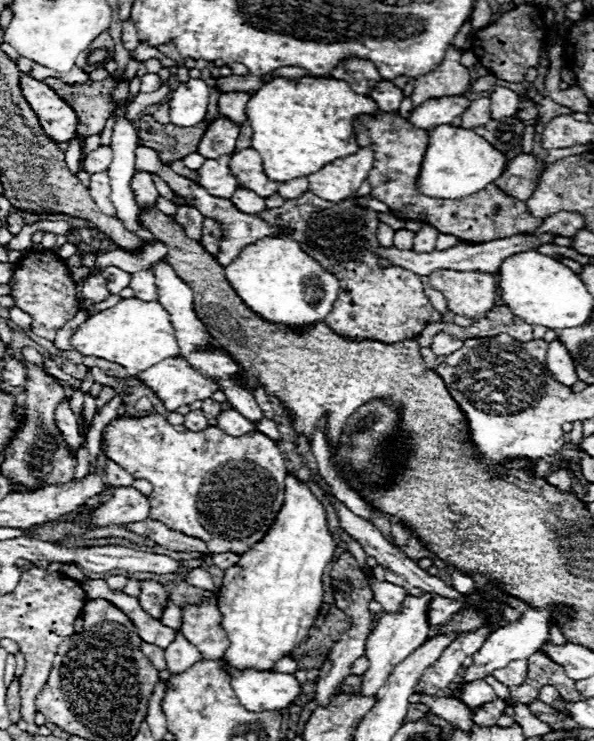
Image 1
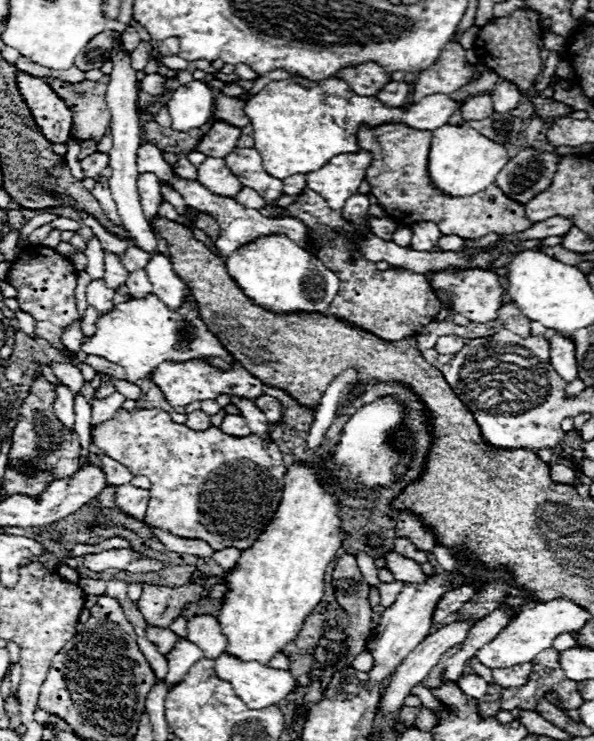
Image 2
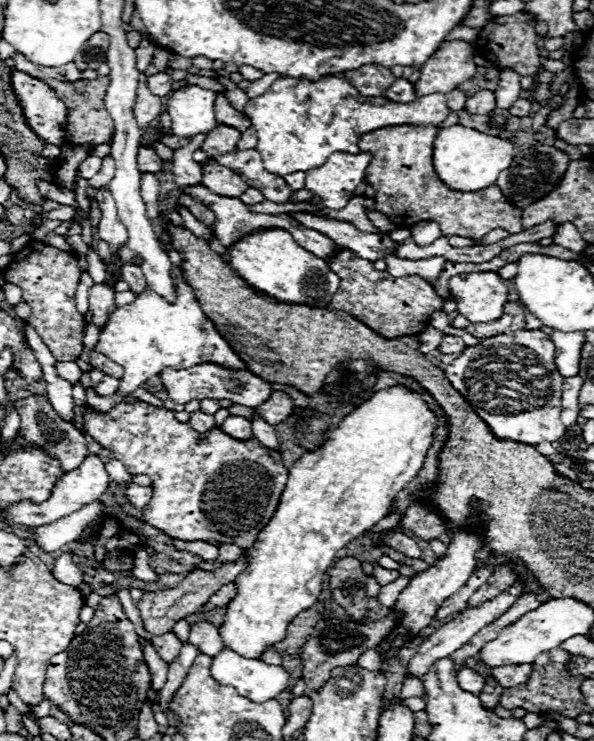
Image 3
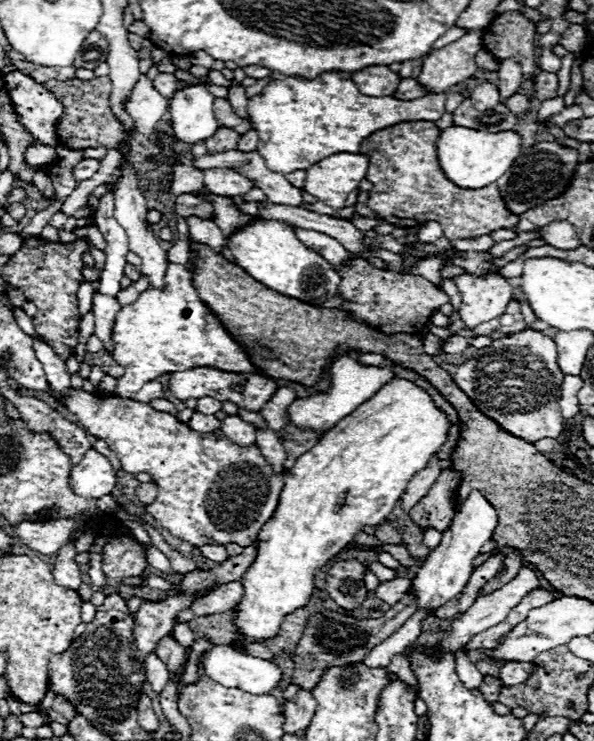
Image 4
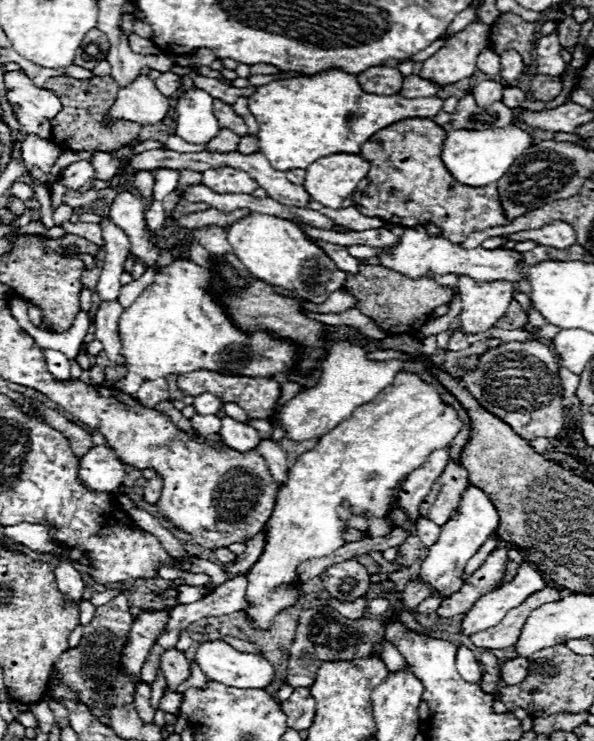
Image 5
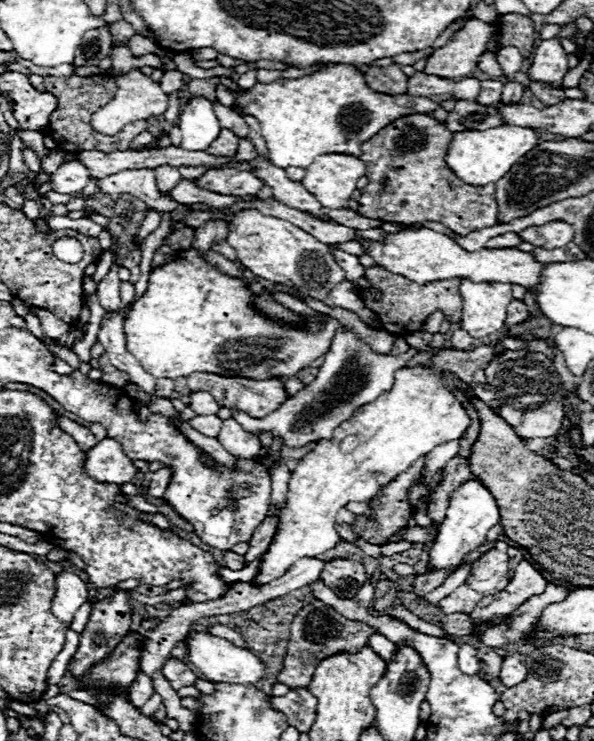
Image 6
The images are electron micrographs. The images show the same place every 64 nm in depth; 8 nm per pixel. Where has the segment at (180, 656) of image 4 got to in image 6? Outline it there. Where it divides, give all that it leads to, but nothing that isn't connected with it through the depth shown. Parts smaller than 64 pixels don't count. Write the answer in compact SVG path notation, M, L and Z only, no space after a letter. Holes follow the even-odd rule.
M168 658L164 668L162 668L162 674L166 676L166 680L170 682L170 686L174 690L180 690L184 686L192 686L194 680L196 680L196 674L178 658Z

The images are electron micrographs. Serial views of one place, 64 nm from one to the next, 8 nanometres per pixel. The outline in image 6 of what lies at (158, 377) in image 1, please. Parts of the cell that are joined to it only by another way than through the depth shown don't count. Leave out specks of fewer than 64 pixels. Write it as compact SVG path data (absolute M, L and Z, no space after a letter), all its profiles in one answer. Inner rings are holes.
M194 372L192 376L186 378L186 386L190 388L190 392L200 392L200 390L210 392L218 400L218 404L228 408L238 408L252 418L268 416L286 400L286 390L280 380L242 380L242 378L226 378L210 372Z

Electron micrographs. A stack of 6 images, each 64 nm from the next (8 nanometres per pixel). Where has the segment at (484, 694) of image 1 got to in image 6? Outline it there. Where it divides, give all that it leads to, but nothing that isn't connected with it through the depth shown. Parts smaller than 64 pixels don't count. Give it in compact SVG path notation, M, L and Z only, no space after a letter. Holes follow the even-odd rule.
M460 644L460 652L458 652L458 668L472 676L472 674L480 674L480 660L476 656L476 648L468 646L468 644Z

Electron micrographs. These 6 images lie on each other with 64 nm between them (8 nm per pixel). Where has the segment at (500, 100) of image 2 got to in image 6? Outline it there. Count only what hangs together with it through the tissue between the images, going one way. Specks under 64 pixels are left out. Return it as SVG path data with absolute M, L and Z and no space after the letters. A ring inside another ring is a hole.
M514 46L500 48L500 50L496 52L496 58L498 58L498 64L500 64L500 68L502 68L502 72L504 72L506 78L512 76L512 74L516 74L516 72L520 72L522 62L524 62L522 54L520 54L518 48L514 48Z

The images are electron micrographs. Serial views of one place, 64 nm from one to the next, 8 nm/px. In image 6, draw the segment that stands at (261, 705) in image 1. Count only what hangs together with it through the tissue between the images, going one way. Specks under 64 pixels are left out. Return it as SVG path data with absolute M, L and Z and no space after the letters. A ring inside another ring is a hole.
M190 634L188 636L188 654L190 662L196 664L200 674L204 674L210 682L226 682L226 684L258 684L266 676L266 666L258 656L254 656L248 650L236 648L224 638L212 636L212 634Z

